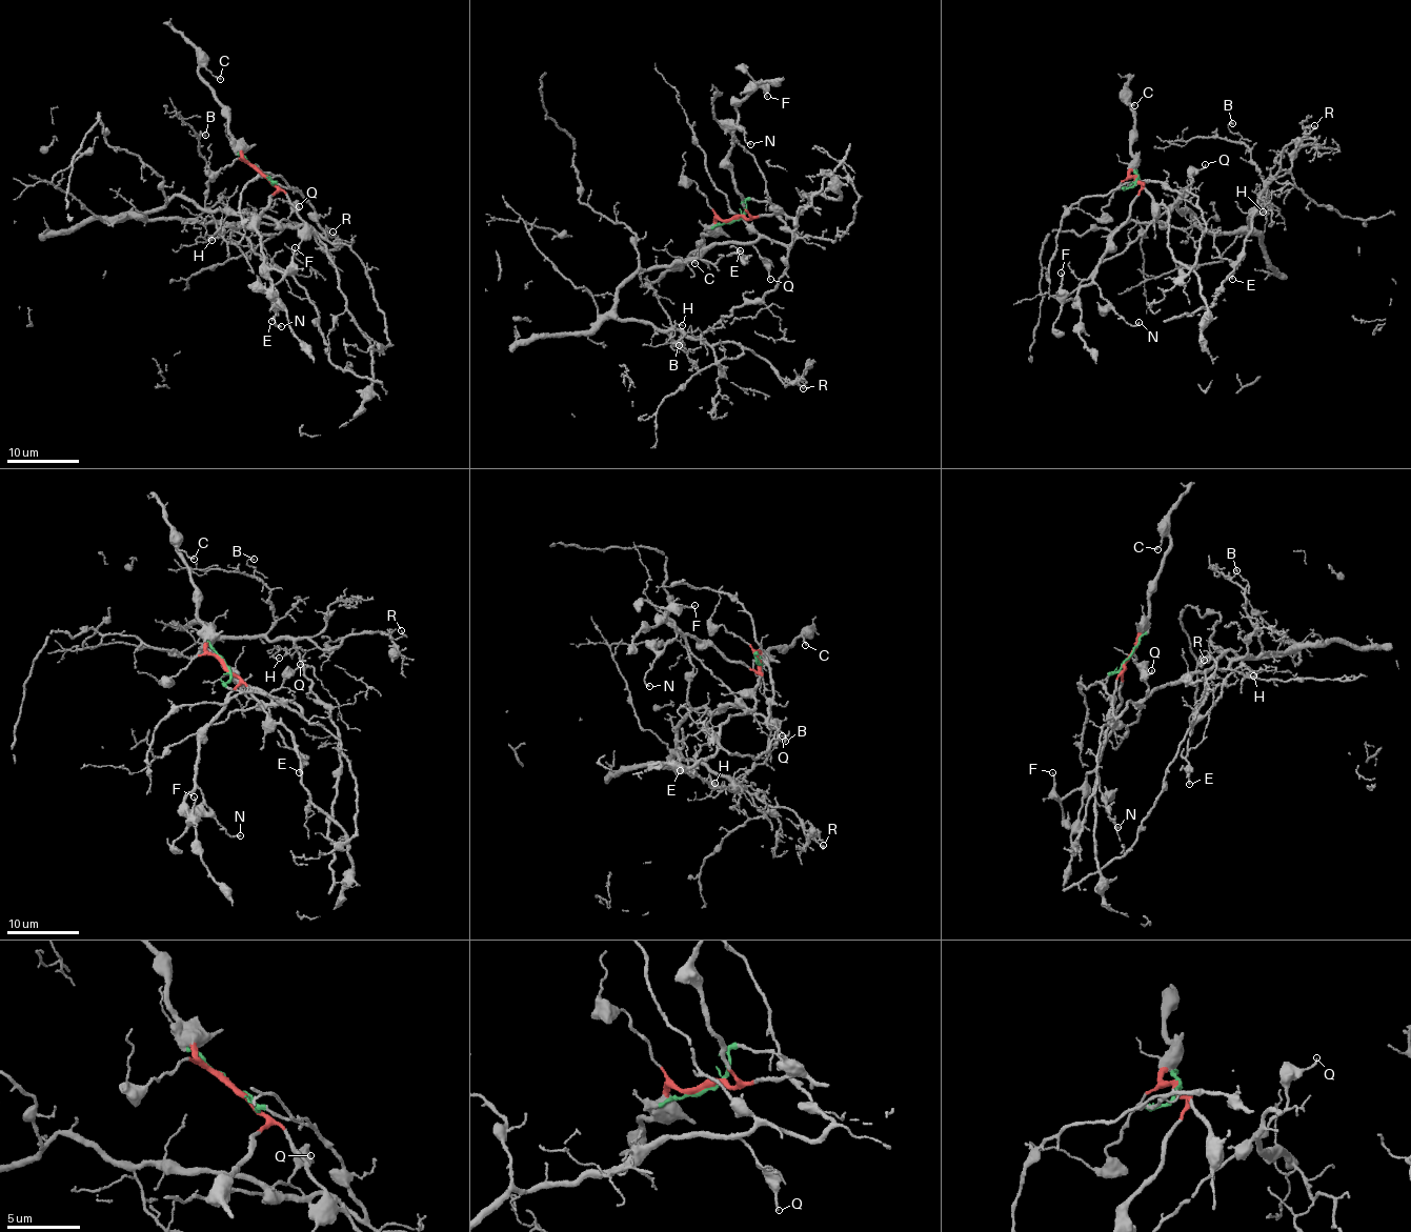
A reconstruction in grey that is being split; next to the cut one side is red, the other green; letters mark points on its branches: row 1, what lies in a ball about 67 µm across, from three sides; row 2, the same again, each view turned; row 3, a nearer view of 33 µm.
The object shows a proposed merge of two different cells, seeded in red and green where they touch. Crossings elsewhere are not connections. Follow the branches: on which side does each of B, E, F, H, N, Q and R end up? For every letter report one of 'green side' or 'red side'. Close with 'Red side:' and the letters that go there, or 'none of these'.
B: green side
E: green side
F: red side
H: green side
N: red side
Q: green side
R: green side
Red side: F, N

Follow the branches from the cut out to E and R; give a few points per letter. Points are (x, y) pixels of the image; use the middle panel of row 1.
E: (734, 220), (747, 199), (766, 202), (794, 237), (709, 244), (684, 262), (744, 259), (740, 250)
R: (734, 220), (747, 199), (766, 202), (794, 237), (709, 244), (640, 270), (617, 316), (742, 344), (803, 389)

